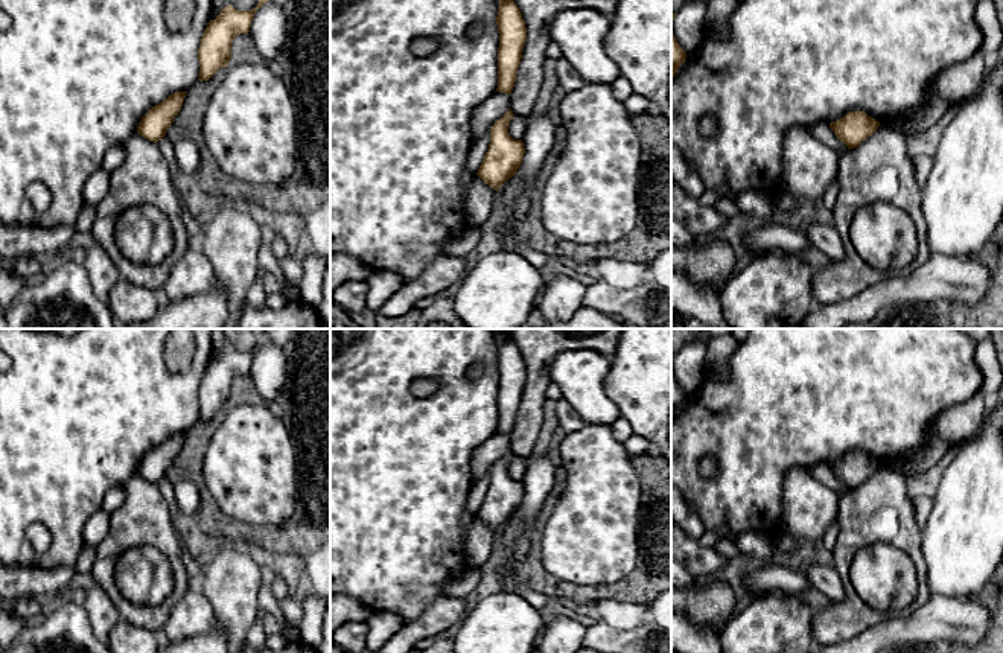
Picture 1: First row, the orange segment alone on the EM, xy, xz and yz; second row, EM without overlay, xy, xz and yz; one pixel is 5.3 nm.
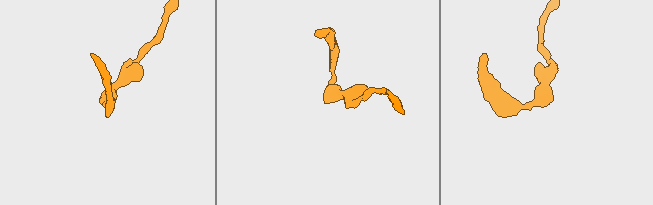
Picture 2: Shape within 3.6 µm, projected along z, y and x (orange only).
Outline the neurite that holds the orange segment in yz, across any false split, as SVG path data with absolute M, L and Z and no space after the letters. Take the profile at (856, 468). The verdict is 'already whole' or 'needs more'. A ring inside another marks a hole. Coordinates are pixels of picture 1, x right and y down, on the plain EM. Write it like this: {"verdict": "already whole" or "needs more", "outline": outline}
{"verdict": "already whole", "outline": "M851 452L845 458L831 463L829 469L848 490L857 489L880 467L880 463L863 452Z"}

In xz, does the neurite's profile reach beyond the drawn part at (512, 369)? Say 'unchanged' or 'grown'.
unchanged

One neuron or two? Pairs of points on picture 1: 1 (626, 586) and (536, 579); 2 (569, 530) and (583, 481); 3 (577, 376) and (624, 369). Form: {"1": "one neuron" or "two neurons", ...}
{"1": "one neuron", "2": "one neuron", "3": "two neurons"}

